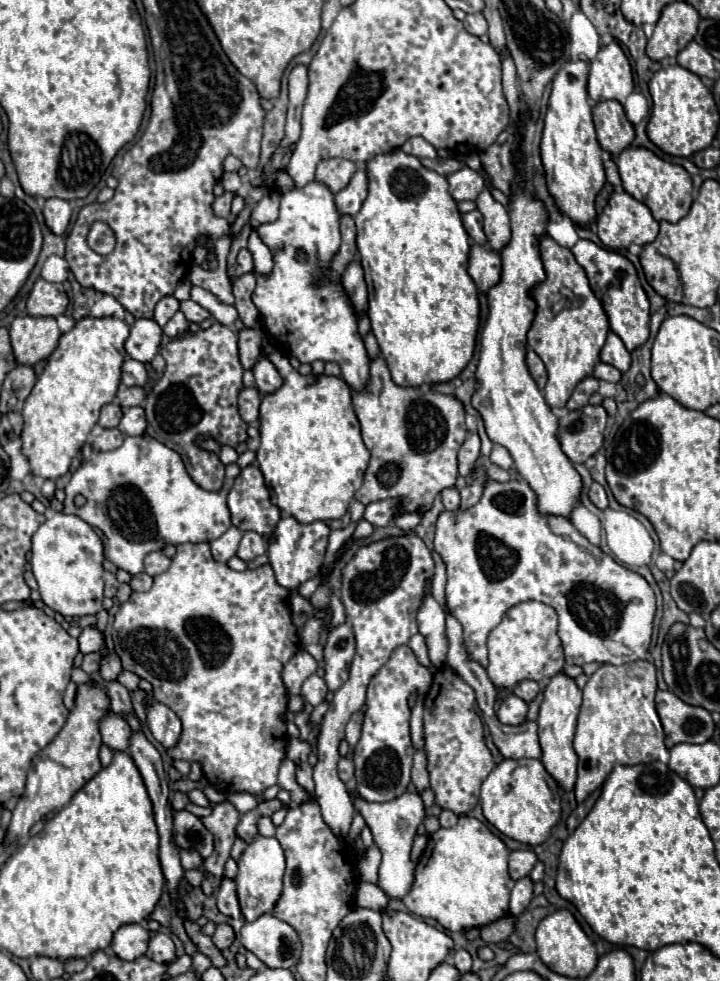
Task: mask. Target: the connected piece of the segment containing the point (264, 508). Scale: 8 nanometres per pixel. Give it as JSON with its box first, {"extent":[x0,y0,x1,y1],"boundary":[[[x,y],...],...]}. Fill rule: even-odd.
{"extent":[228,464,280,536],"boundary":[[[250,464],[240,470],[228,494],[232,524],[240,530],[254,530],[270,536],[280,520],[280,510],[270,502],[270,492],[264,484],[258,466]]]}

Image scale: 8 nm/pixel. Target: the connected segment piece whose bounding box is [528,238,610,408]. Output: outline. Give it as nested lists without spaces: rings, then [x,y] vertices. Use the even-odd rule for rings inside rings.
[[[542,238],[540,242],[542,264],[546,272],[546,282],[538,284],[532,292],[536,300],[536,318],[528,332],[528,346],[542,358],[548,370],[548,384],[544,396],[550,408],[564,408],[572,390],[580,380],[592,374],[594,366],[600,362],[600,350],[610,332],[608,316],[600,306],[600,300],[594,296],[588,278],[582,266],[576,262],[574,254],[556,244],[552,238]],[[568,296],[564,310],[558,314],[552,310],[556,302]]]

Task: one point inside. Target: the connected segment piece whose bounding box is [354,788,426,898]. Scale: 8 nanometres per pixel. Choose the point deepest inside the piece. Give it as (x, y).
(396, 873)

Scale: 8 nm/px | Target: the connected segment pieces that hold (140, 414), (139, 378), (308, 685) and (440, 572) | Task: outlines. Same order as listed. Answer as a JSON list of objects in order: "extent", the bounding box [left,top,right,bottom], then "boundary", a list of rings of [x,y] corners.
[{"extent":[118,406,146,436],"boundary":[[[134,406],[128,408],[118,424],[120,432],[126,436],[140,436],[146,430],[146,416],[144,416],[144,408],[142,406]]]},{"extent":[122,358,148,386],"boundary":[[[126,358],[122,364],[122,384],[124,386],[144,386],[148,380],[146,368],[142,362]]]},{"extent":[302,674,328,706],"boundary":[[[312,674],[312,676],[302,684],[302,698],[304,698],[308,704],[312,704],[312,706],[318,706],[318,704],[326,698],[326,694],[328,694],[326,682],[324,682],[320,676],[316,676],[316,674]]]},{"extent":[432,554,446,606],"boundary":[[[434,554],[436,574],[432,578],[432,596],[444,606],[444,586],[446,586],[446,566],[438,554]]]}]

